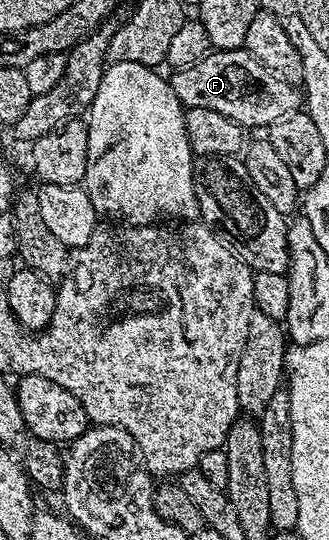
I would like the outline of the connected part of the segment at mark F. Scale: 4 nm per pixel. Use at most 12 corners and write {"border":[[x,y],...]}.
{"border":[[245,49],[174,70],[185,109],[242,129],[300,112],[302,92]]}

